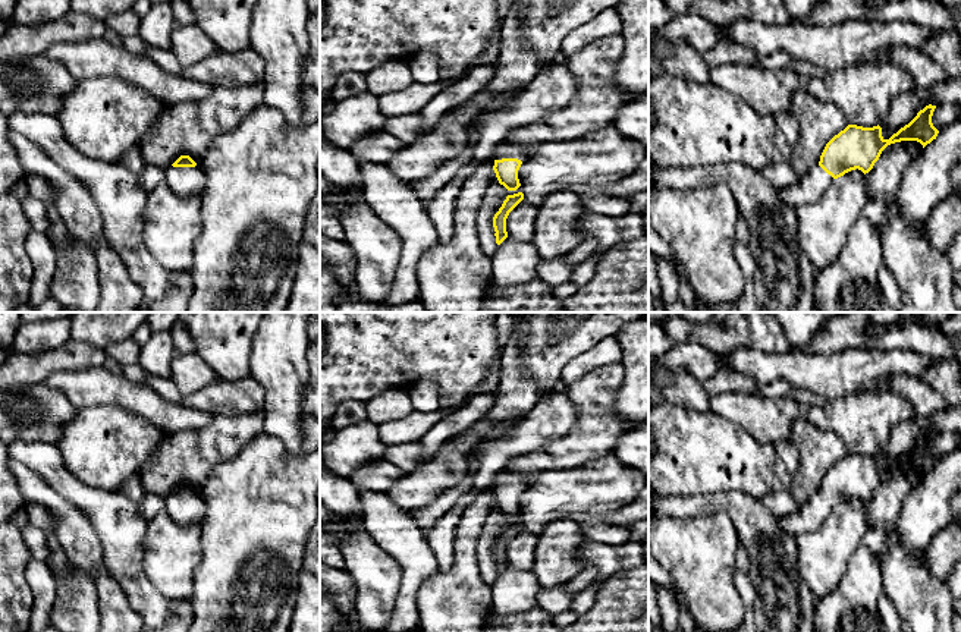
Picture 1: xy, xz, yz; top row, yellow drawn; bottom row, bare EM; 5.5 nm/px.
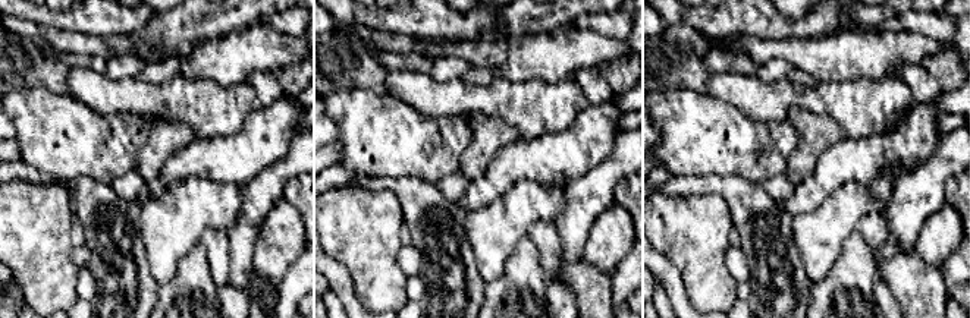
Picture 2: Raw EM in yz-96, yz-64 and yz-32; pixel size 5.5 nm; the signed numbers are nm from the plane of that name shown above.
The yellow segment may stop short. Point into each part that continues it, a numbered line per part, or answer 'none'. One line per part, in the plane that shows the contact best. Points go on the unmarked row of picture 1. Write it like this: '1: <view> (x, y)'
1: xz (505, 478)

